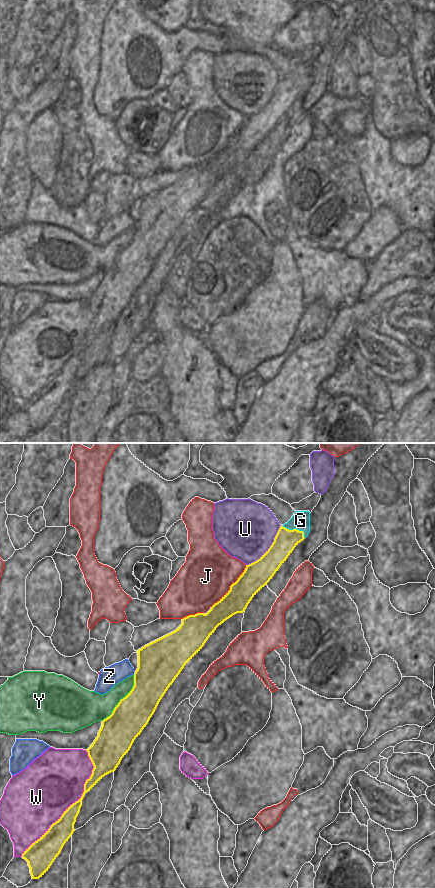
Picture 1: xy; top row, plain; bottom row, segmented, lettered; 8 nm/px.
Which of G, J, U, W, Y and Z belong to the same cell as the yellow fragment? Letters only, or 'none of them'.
G

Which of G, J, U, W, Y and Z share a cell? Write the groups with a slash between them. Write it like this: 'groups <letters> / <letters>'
groups G / J / U / W / Y / Z

